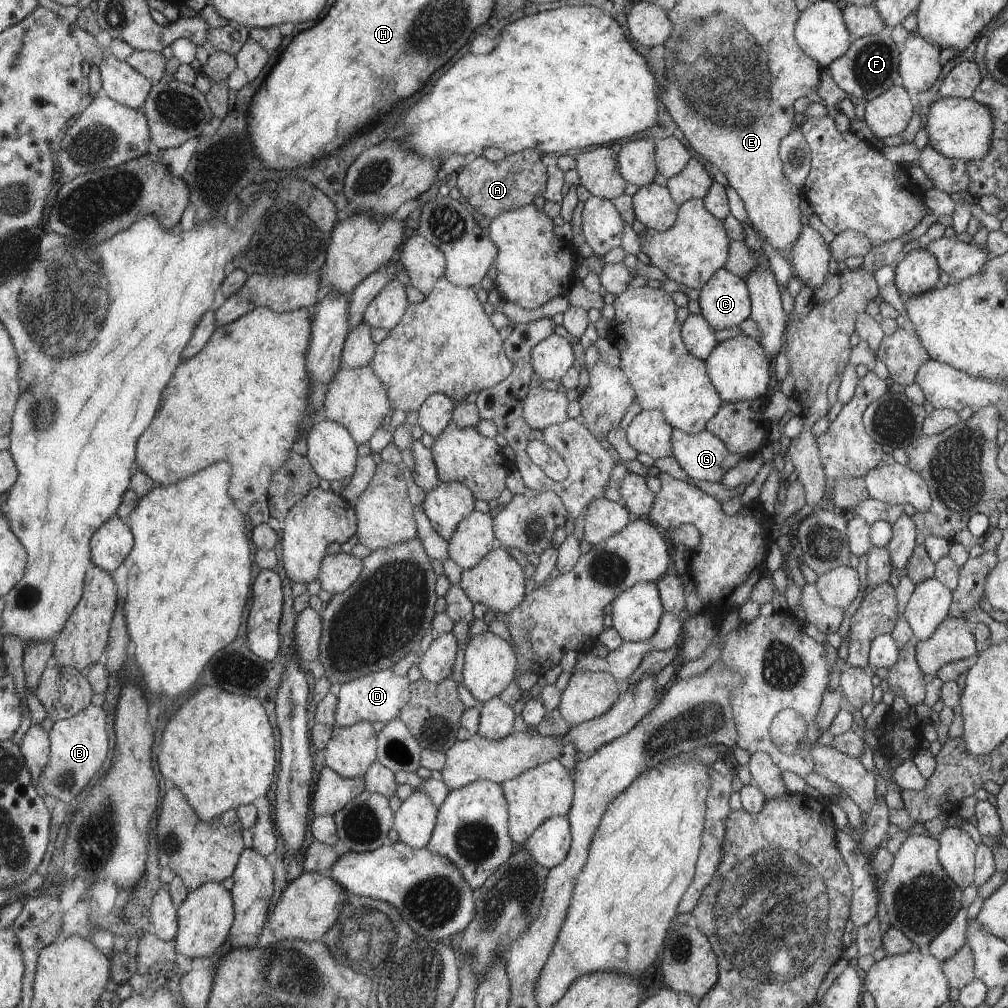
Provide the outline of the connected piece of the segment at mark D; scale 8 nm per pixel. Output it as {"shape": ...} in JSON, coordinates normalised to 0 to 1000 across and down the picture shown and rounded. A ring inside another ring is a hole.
{"shape":[[[388,663],[338,679],[332,700],[331,719],[343,722],[359,715],[370,717],[377,714],[383,718],[393,714],[399,702],[408,694],[407,685],[405,672],[391,669]]]}

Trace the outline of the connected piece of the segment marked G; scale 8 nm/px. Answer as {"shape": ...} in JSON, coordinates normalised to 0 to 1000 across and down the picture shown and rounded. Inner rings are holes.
{"shape":[[[667,426],[667,450],[679,468],[688,476],[713,478],[737,452],[727,449],[714,434],[702,427],[687,432]]]}

